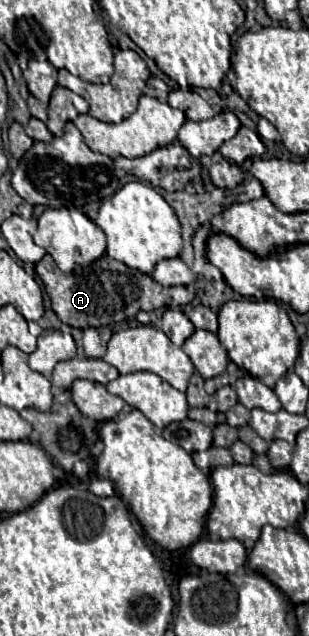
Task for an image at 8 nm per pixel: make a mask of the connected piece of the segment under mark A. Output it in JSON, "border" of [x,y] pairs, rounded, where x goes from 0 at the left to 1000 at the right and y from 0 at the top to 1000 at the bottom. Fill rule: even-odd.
{"border":[[[142,401],[117,414],[113,426],[149,451],[168,489],[201,508],[246,517],[330,514],[369,505],[401,505],[408,498],[434,498],[447,489],[557,483],[557,473],[563,480],[602,480],[621,470],[621,461],[602,451],[524,451],[498,439],[485,439],[485,432],[421,423],[401,414],[369,410],[343,401],[311,407],[291,420],[259,423],[252,429],[201,429],[181,420],[175,407],[162,401]]]}

